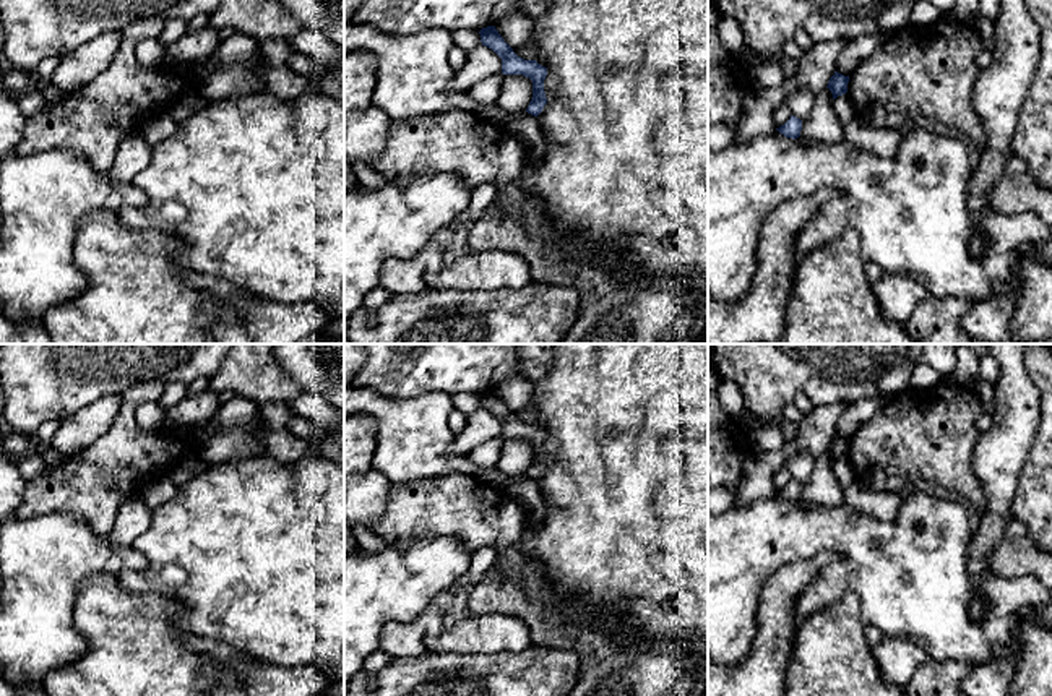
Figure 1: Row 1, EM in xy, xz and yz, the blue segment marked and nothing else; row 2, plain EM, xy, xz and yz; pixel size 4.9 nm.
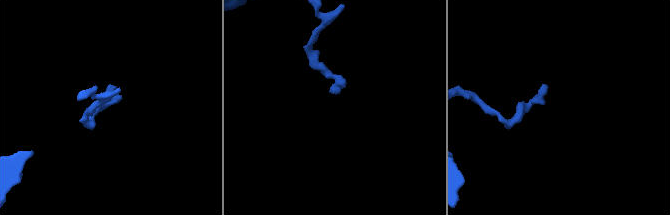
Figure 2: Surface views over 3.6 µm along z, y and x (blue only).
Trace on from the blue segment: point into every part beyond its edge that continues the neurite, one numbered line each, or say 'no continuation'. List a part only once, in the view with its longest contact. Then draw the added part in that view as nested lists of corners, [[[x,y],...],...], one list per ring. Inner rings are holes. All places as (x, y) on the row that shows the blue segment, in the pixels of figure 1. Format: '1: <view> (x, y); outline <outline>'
no continuation

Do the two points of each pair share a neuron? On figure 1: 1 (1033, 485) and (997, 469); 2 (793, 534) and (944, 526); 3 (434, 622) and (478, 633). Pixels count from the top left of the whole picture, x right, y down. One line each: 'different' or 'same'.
1: different
2: same
3: different

